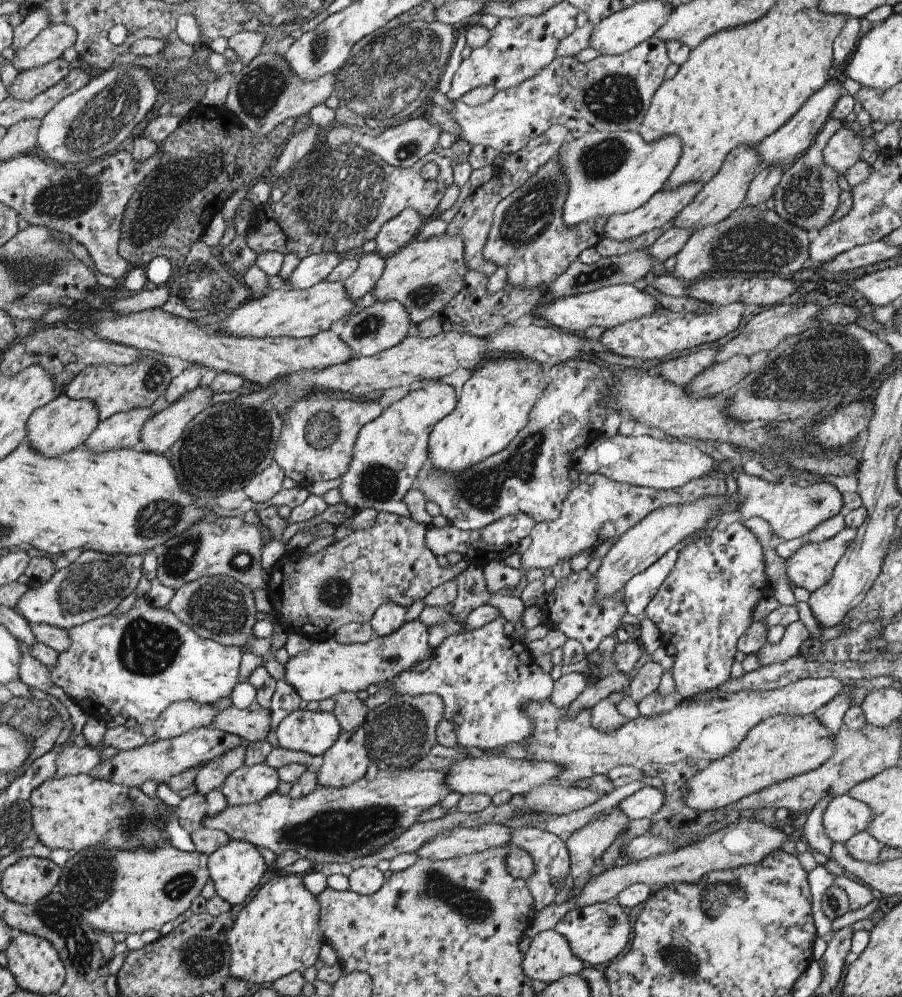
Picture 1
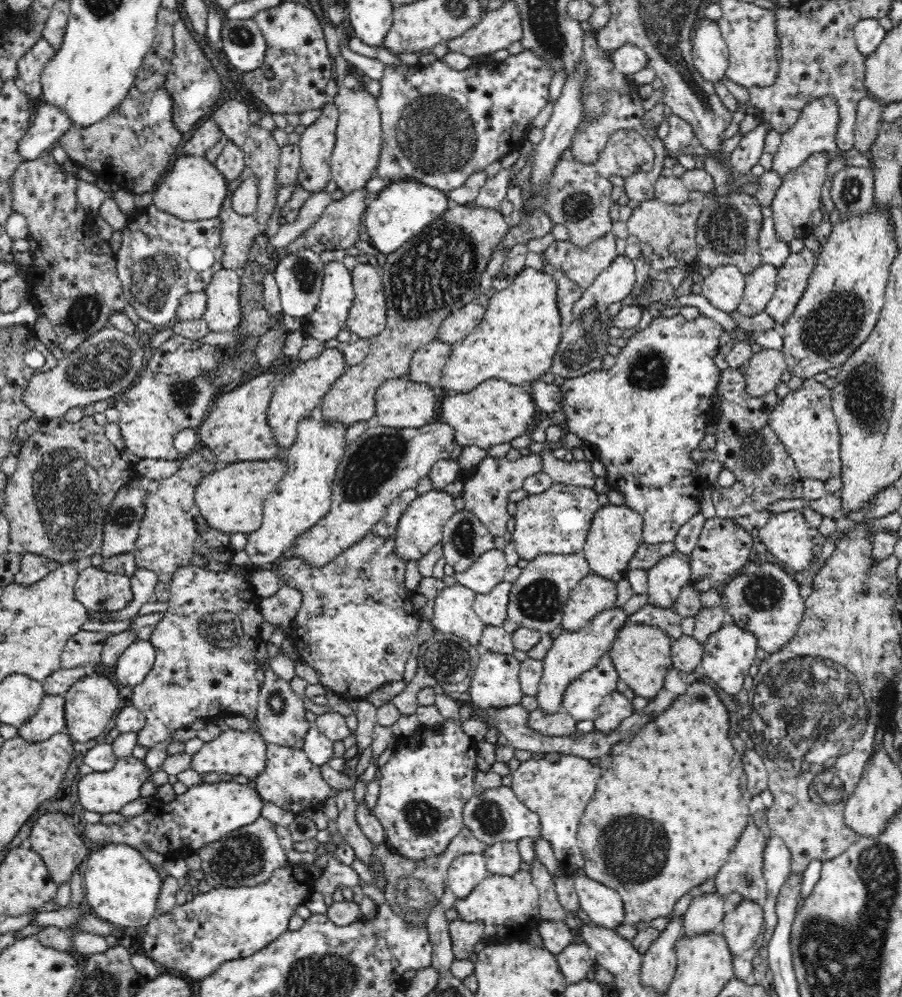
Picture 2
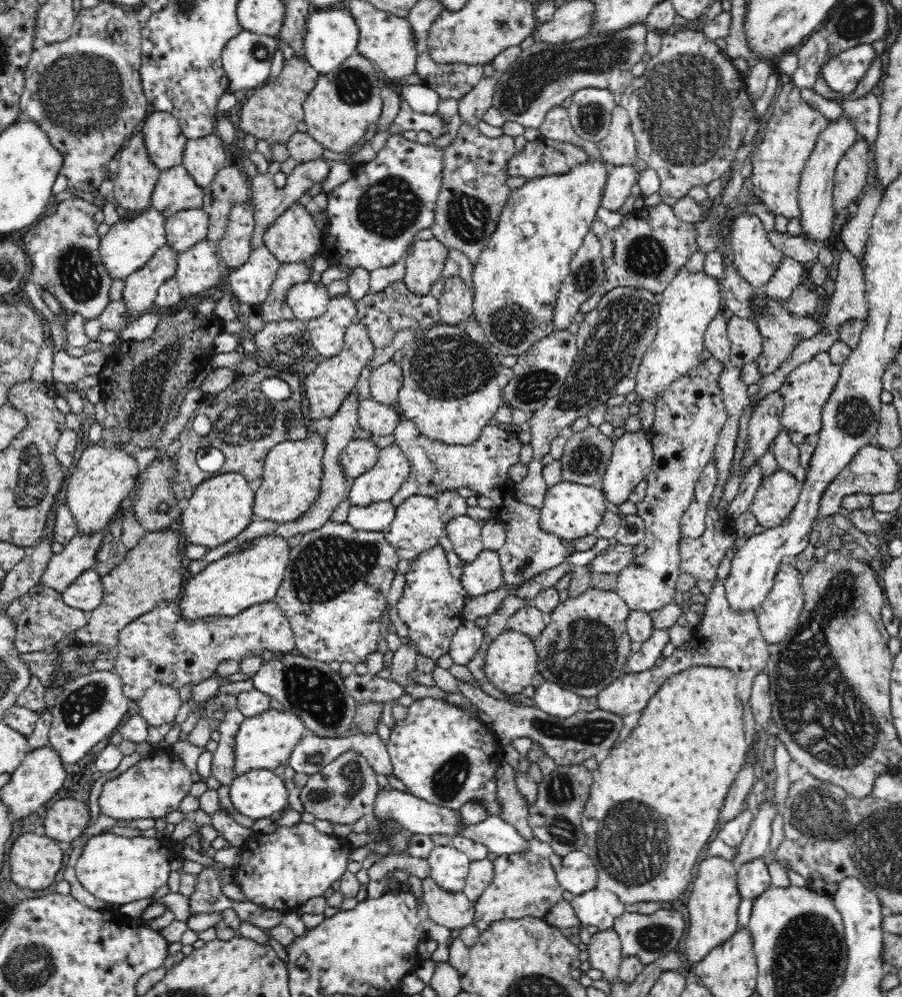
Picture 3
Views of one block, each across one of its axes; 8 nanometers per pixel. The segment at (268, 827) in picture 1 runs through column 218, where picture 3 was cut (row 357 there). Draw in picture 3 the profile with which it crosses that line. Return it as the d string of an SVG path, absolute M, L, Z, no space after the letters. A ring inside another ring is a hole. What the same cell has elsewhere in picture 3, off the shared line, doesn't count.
M818 352L808 362L797 366L778 389L784 399L784 410L780 422L784 430L800 432L806 437L816 434L821 429L822 407L828 400L834 385L838 382L841 366L832 363L829 352Z

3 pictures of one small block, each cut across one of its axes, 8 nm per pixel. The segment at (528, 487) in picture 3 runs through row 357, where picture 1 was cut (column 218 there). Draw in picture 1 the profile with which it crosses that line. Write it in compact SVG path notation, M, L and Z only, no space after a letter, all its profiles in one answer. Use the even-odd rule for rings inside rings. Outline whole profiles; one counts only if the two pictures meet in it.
M204 576L194 582L183 584L175 590L168 604L170 612L188 624L202 638L215 640L224 646L243 648L255 637L256 602L253 592L242 582L236 582L230 576Z

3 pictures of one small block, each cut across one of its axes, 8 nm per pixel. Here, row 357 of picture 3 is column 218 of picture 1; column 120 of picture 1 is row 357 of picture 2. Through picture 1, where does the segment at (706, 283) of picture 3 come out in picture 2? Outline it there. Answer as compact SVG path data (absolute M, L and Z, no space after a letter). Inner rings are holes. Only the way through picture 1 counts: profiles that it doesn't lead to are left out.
M680 313L673 316L657 315L653 318L652 322L648 324L647 328L636 332L626 342L624 348L620 348L620 352L616 354L616 363L609 369L600 369L588 371L586 374L575 376L574 378L567 378L559 380L559 387L563 394L564 415L566 415L566 427L569 432L574 432L583 441L589 442L595 446L600 452L598 460L602 461L607 470L607 483L611 489L620 491L624 498L624 505L632 508L632 510L640 513L644 519L643 524L643 542L648 544L672 542L678 529L683 524L686 524L694 514L699 511L698 503L702 496L702 492L708 488L713 488L706 478L702 478L700 473L696 472L700 462L690 459L690 452L698 449L698 444L702 442L703 437L706 435L706 427L712 421L712 396L715 394L718 380L721 376L721 370L718 369L714 358L720 352L719 339L722 337L724 330L718 322L714 319L700 315L694 320L684 318Z

